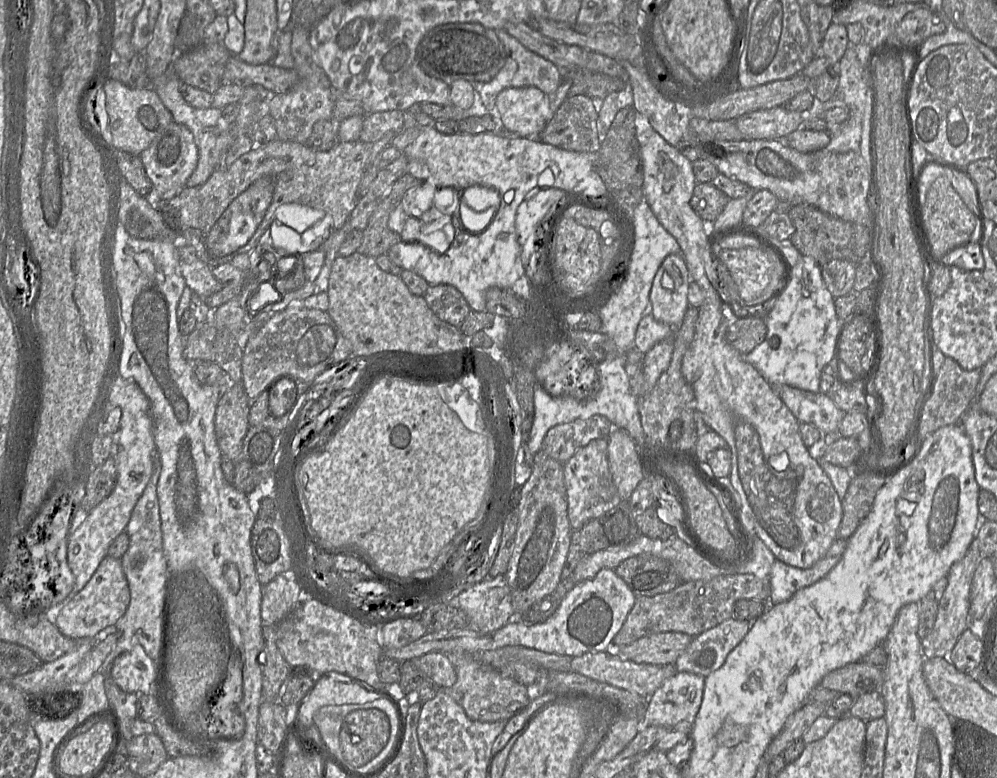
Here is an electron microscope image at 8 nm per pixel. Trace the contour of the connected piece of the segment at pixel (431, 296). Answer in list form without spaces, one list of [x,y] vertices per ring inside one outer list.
[[[429,286],[423,297],[437,318],[455,327],[459,327],[470,312],[461,294],[451,286]]]

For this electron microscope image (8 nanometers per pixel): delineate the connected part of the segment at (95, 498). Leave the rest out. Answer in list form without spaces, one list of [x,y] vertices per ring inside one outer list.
[[[109,457],[103,464],[92,467],[92,472],[84,486],[84,496],[71,520],[69,534],[73,533],[88,514],[113,491],[117,479],[115,457]]]

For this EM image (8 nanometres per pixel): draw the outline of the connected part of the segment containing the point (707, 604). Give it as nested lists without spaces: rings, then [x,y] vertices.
[[[724,573],[710,580],[681,582],[675,589],[651,597],[636,597],[624,624],[613,638],[610,650],[616,652],[636,640],[657,633],[679,632],[695,637],[730,619],[738,600],[756,600],[769,604],[768,578],[750,574]]]

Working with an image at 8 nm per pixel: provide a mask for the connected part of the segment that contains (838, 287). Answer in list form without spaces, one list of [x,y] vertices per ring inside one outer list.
[[[832,260],[820,266],[822,279],[834,299],[853,292],[855,264],[845,260]]]

